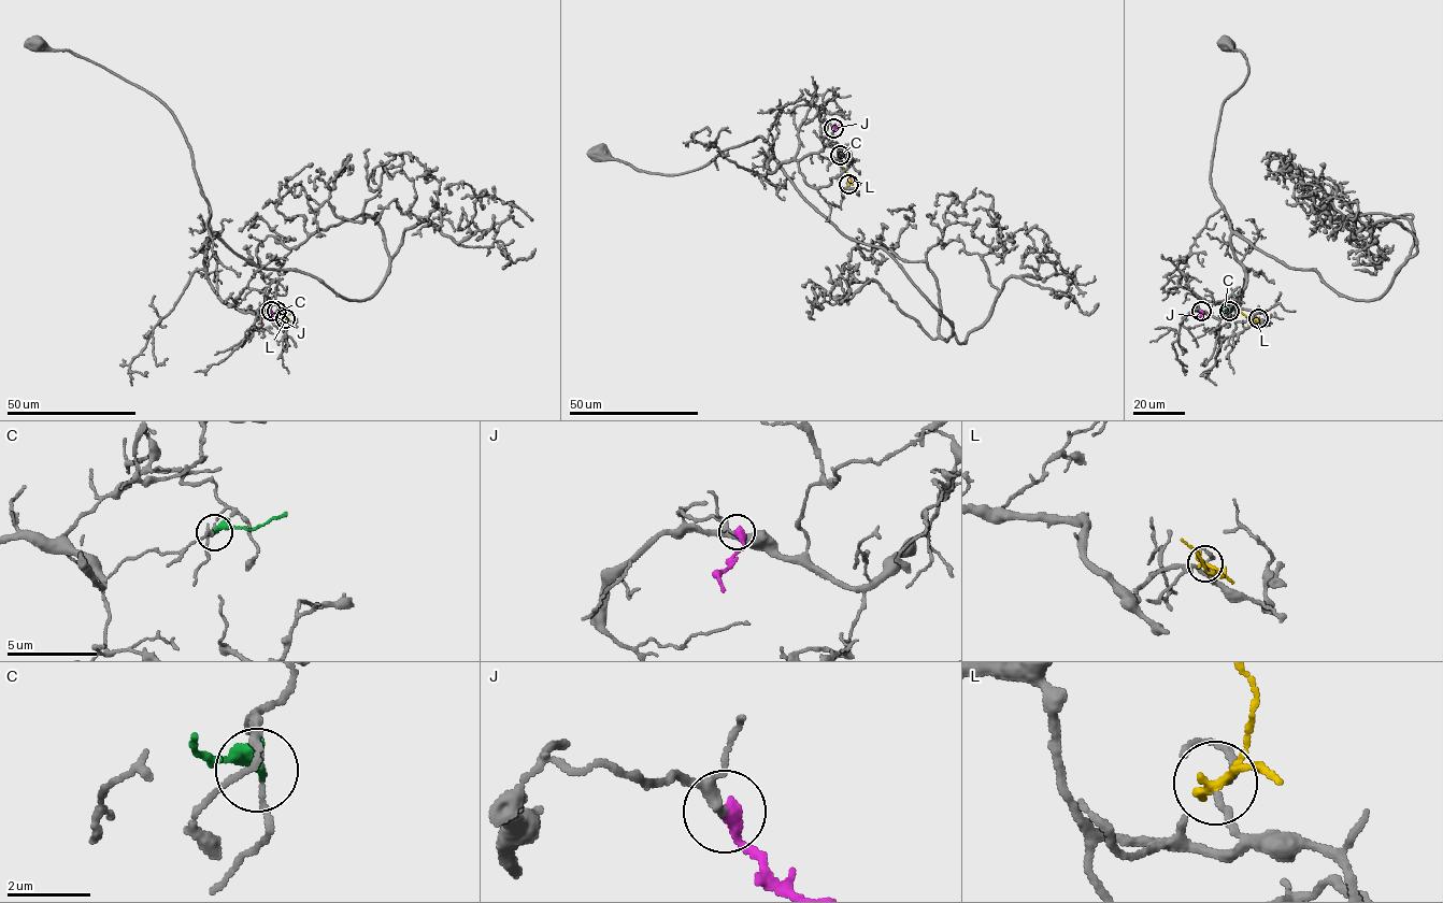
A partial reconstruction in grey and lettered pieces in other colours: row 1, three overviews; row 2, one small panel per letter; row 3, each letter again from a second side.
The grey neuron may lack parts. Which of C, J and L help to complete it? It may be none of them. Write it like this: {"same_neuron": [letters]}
{"same_neuron": ["J"]}

